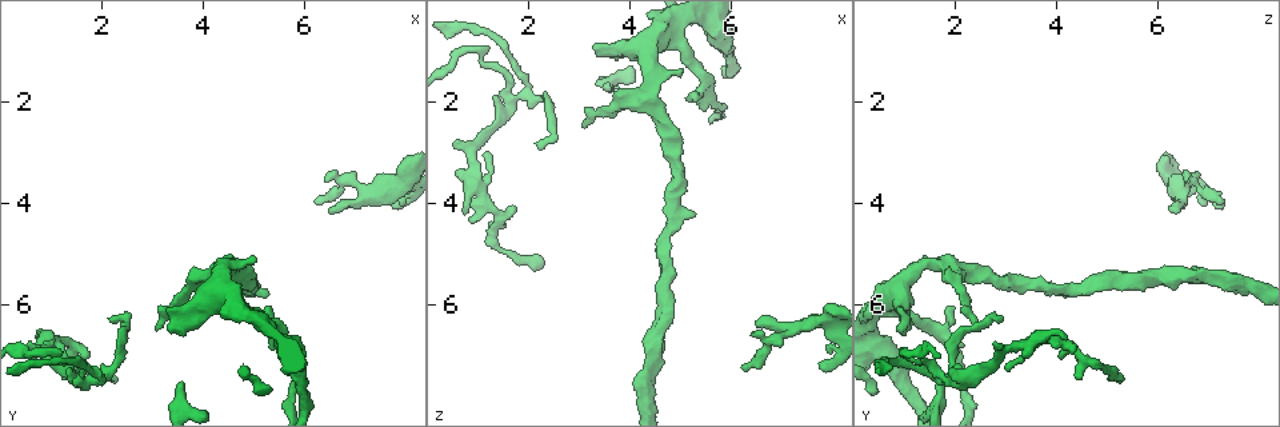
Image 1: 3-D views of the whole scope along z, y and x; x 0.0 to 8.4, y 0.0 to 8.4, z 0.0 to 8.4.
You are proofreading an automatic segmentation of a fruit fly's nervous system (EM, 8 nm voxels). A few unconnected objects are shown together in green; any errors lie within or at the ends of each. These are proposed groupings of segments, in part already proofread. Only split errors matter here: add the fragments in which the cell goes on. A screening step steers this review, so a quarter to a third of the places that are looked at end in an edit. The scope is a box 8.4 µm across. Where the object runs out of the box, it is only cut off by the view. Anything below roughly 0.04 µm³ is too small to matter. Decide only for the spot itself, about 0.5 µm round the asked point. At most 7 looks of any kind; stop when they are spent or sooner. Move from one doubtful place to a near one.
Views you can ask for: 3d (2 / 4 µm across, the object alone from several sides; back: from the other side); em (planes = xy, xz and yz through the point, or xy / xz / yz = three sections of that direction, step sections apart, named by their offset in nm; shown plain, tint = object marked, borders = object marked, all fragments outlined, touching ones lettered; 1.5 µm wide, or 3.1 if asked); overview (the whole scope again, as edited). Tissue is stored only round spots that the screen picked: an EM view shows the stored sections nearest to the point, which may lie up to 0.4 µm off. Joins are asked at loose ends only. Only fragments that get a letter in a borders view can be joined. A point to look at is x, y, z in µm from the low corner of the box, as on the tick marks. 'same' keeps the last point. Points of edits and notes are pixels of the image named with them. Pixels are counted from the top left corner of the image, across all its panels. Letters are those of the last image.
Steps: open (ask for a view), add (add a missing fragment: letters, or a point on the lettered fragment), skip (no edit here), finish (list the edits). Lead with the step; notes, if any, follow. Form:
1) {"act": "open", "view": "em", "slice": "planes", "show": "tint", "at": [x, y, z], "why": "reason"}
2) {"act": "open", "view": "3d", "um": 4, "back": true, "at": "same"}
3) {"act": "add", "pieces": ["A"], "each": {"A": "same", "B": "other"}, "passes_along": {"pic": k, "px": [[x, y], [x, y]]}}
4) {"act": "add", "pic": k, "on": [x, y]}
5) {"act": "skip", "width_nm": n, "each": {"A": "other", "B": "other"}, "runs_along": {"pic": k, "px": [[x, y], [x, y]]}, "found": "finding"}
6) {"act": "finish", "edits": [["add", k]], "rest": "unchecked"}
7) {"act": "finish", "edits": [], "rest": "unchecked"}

{"act": "open", "view": "3d", "um": 2, "at": [5.00, 5.15, 1.35], "why": "an open end"}

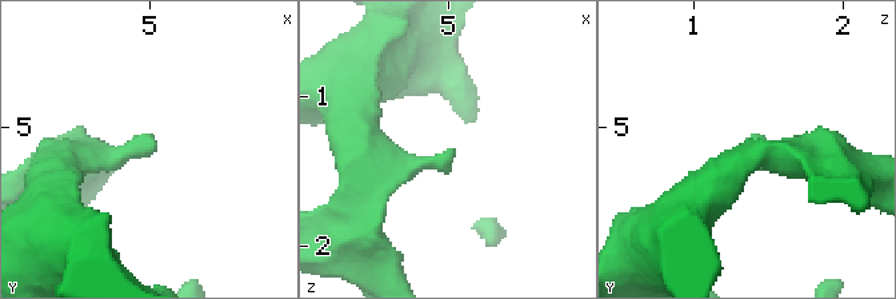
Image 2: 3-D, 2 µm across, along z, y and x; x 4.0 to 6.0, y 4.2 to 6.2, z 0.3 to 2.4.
{"act": "open", "view": "em", "slice": "planes", "show": "borders", "at": [5.02, 5.16, 1.36], "why": "now the EM"}

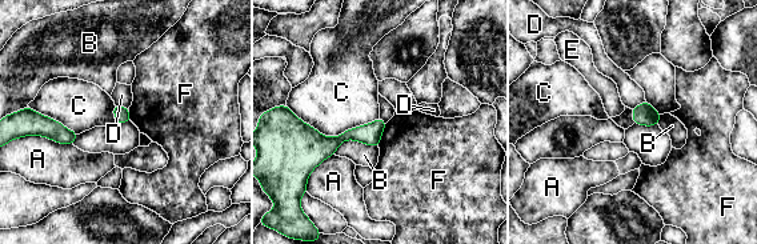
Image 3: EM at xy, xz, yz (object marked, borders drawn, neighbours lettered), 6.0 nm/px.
{"act": "skip", "longest_contact_nm": ["C", 550], "each": {"A": "other", "B": "other", "C": "other", "D": "other", "E": "other", "F": "other"}, "runs_along": {"pic": 3, "px": [[381, 124], [336, 142], [300, 128]]}, "found": "none of them fits"}

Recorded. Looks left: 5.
{"act": "open", "view": "3d", "um": 4, "at": [7.75, 4.15, 7.20], "why": "thin end"}

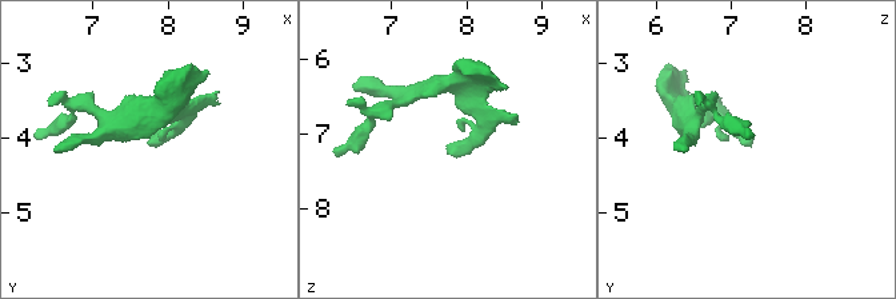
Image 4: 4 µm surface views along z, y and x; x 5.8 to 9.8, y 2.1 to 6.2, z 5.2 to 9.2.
{"act": "open", "view": "em", "slice": "planes", "show": "borders", "at": [7.75, 4.15, 7.20], "why": "now the EM"}

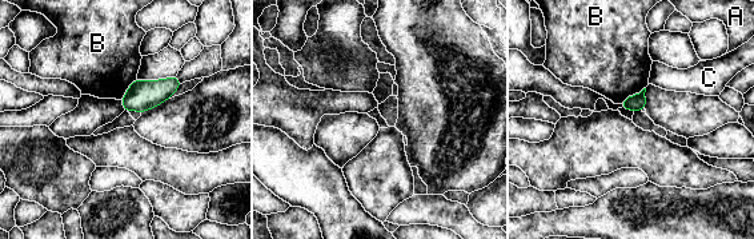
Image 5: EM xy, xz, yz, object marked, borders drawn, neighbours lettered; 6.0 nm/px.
{"act": "skip", "width_nm": 100, "each": {"A": "other", "B": "other", "C": "other"}, "border": {"pic": 5, "px": [[645, 87], [626, 96], [620, 103]]}, "found": "no lettered fragment goes on from it"}

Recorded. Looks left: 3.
{"act": "open", "view": "em", "slice": "planes", "show": "tint", "at": [1.20, 7.30, 3.10], "why": "thin end"}

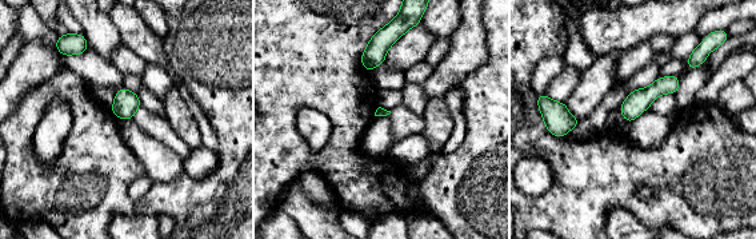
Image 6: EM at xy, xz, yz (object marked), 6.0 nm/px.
{"act": "open", "view": "em", "slice": "planes", "show": "borders", "at": "same"}

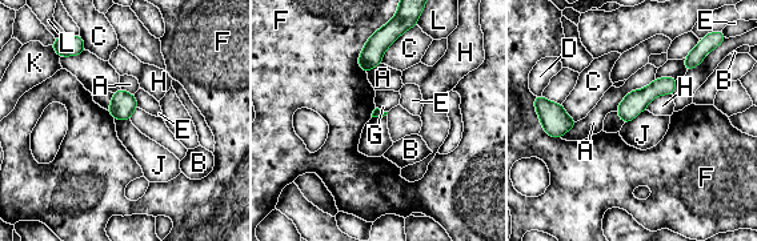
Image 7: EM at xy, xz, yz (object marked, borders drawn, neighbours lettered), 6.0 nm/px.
{"act": "skip", "each": {"A": "other", "B": "other", "C": "other", "D": "other", "E": "other", "F": "other", "G": "other", "H": "other", "J": "other", "K": "other", "L": "other"}, "runs_along": {"pic": 7, "px": [[673, 81], [653, 89], [625, 119]]}, "found": "no lettered fragment goes on from it"}

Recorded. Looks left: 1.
{"act": "finish", "edits": [], "rest": "unchecked"}

